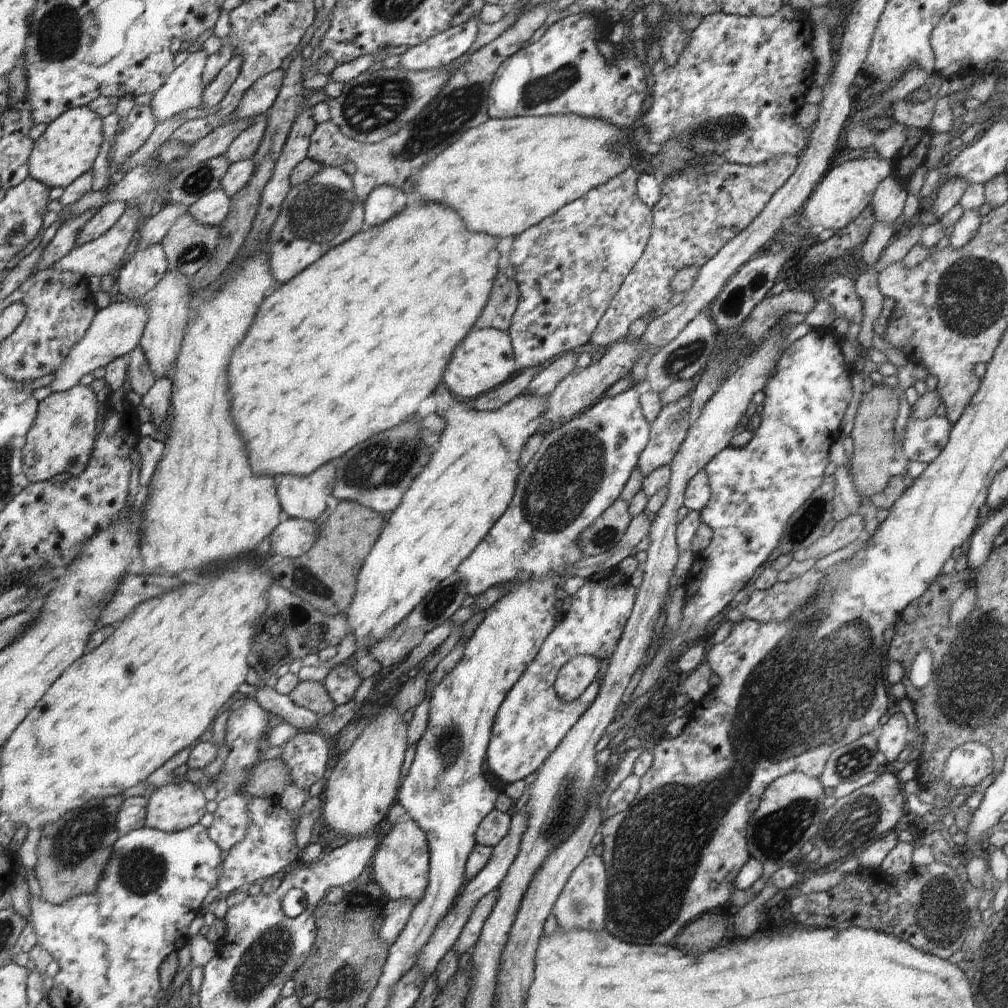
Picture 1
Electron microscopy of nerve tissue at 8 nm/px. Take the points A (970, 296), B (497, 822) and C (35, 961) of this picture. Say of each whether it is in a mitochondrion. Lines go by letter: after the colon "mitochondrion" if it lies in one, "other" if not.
A: mitochondrion
B: other
C: other

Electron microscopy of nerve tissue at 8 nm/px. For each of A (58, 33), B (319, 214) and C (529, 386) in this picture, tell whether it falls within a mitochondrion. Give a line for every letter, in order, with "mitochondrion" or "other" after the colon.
A: mitochondrion
B: mitochondrion
C: other

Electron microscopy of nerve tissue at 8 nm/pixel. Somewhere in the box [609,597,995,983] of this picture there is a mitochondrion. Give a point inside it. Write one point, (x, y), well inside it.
(773, 834)

